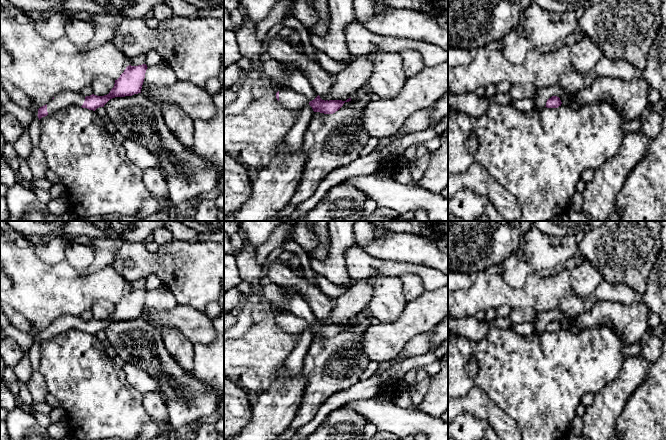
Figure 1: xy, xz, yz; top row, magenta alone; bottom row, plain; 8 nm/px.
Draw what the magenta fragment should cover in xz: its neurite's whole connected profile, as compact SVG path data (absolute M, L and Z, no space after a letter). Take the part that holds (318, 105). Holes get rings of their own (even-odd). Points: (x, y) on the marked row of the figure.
M318 95L314 100L309 102L314 112L320 112L324 114L333 114L338 111L345 102L351 101L351 98L346 101L342 100L322 100Z

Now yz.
M552 96L551 98L549 98L546 102L546 106L547 108L558 108L559 106L561 106L562 102L560 100L559 97L557 96Z

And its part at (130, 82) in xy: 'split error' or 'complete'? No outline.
split error

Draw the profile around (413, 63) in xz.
M404 49L398 52L402 57L403 69L408 77L414 77L425 69L422 55L414 49Z

